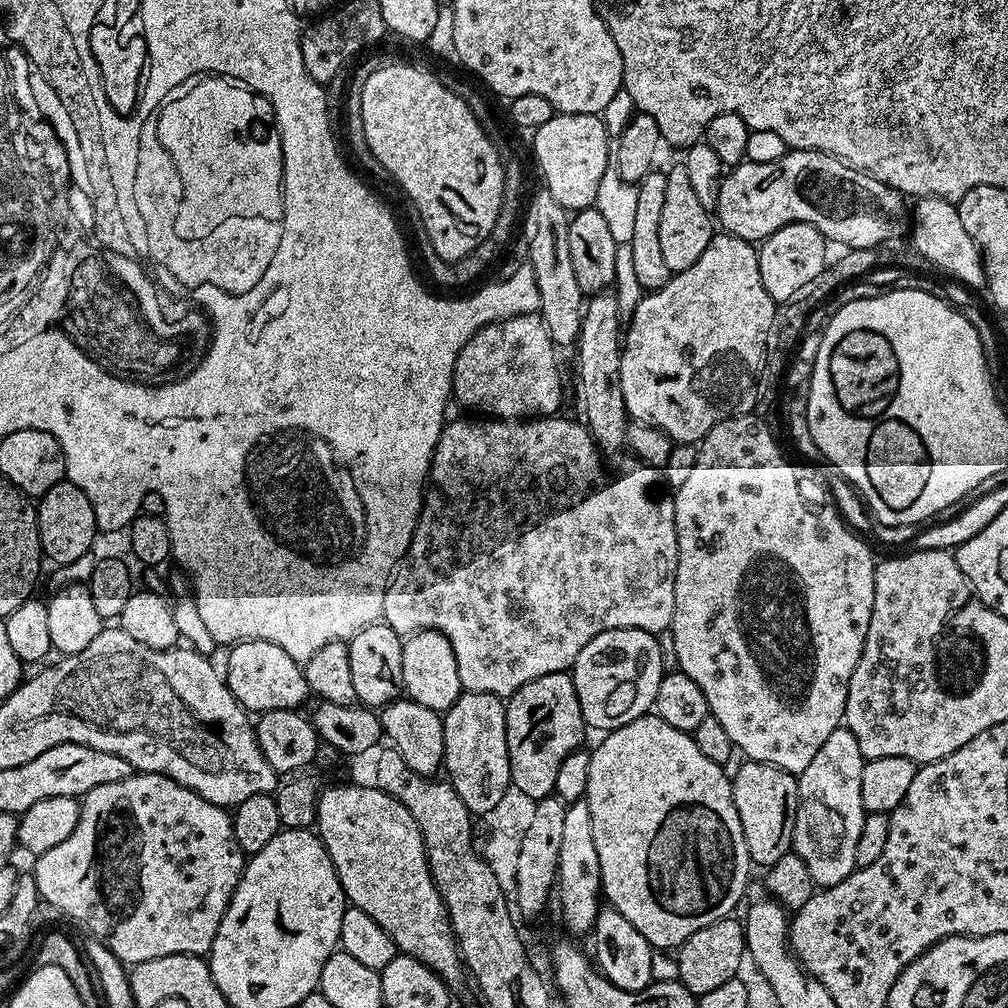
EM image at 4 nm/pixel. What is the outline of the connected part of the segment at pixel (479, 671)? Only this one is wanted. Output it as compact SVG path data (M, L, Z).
M557 414L557 415L554 415L554 416L545 416L545 417L543 417L543 418L486 418L486 419L483 419L483 420L481 420L481 421L482 421L482 422L476 422L476 421L474 421L474 420L477 420L477 419L474 419L474 418L468 418L468 419L472 419L472 420L456 420L456 421L454 421L454 422L452 422L452 421L449 421L449 422L448 422L448 423L445 423L445 426L444 426L444 430L443 430L443 432L442 432L442 434L441 434L441 435L440 435L440 436L439 436L439 440L438 440L438 446L436 446L436 447L435 447L435 453L434 453L434 455L433 455L433 456L432 456L432 464L431 464L431 466L430 466L430 468L429 468L429 481L430 481L430 483L429 483L429 486L428 486L428 487L427 487L427 490L426 490L426 491L425 491L425 495L424 495L424 502L423 502L423 504L421 504L421 510L420 510L420 516L419 516L419 520L418 520L418 522L417 522L417 523L416 523L416 524L415 524L415 530L414 530L414 534L413 534L413 535L412 535L412 536L411 536L411 542L410 542L410 546L409 546L409 547L408 547L408 549L407 549L407 550L406 550L406 554L405 554L405 555L404 555L404 557L402 557L402 558L401 558L401 560L400 560L400 562L399 562L399 564L397 564L397 565L396 565L396 570L395 570L395 572L393 572L393 574L392 574L392 579L391 579L391 580L389 580L389 581L388 581L388 589L387 589L387 590L386 590L386 598L385 598L385 599L384 599L384 614L383 614L383 617L382 617L382 620L383 620L383 623L385 623L385 624L389 624L389 625L390 625L390 626L391 626L391 628L393 628L393 629L394 629L394 631L396 631L396 632L397 632L397 633L398 633L398 635L399 635L399 636L401 636L401 638L407 638L407 637L410 637L410 636L412 636L412 635L413 635L413 634L414 634L414 633L415 633L415 632L425 632L425 631L426 631L426 630L434 630L434 631L435 631L435 632L441 632L441 633L442 633L442 635L443 635L443 636L444 636L444 637L445 637L445 638L447 638L447 639L448 639L448 641L449 641L449 642L450 642L450 646L451 646L451 647L452 647L452 649L453 649L453 650L454 650L454 658L455 658L455 659L456 659L456 661L457 661L457 662L458 662L458 678L459 678L459 679L460 679L460 687L461 687L461 689L463 689L463 691L466 691L466 692L481 692L481 693L482 693L482 694L494 694L494 695L495 695L495 696L498 696L498 697L501 697L501 698L507 698L507 697L509 697L509 696L512 696L512 695L514 695L514 694L515 694L515 692L516 692L516 691L518 691L518 689L519 689L519 688L521 688L521 687L522 687L522 686L526 686L526 682L534 682L534 678L542 678L542 677L543 677L543 676L545 676L545 675L546 675L546 674L554 674L554 673L555 673L555 672L568 672L568 671L569 671L569 669L571 669L571 666L572 666L572 664L573 664L573 663L574 663L574 661L576 661L576 659L577 659L577 658L578 658L578 654L579 654L579 653L580 653L580 651L581 651L581 650L582 650L582 646L586 646L586 642L590 642L590 641L591 641L591 640L592 640L592 639L593 639L593 638L594 638L594 637L595 637L595 636L597 636L597 635L598 635L598 634L602 634L602 633L603 633L603 632L605 632L605 631L606 631L606 630L618 630L618 629L619 629L619 628L637 628L637 629L638 629L638 630L646 630L646 631L647 631L647 632L651 632L651 633L653 633L653 634L661 634L661 633L660 633L660 632L664 632L664 633L667 633L667 632L668 632L668 631L669 631L669 629L671 629L671 626L672 626L672 619L673 619L673 618L674 618L674 578L675 578L675 577L676 577L676 567L677 567L677 566L678 566L678 534L677 534L677 533L676 533L676 527L675 527L675 526L674 526L674 502L673 502L673 501L672 501L672 496L671 496L671 495L670 495L670 492L669 492L669 489L668 489L668 488L667 488L667 487L666 487L666 484L665 484L665 481L664 481L664 480L663 480L663 479L662 479L662 476L661 476L661 473L660 473L660 472L659 472L659 471L657 471L657 469L656 469L656 468L655 468L655 467L652 467L652 466L650 466L650 465L648 465L648 464L645 464L645 463L641 463L641 462L636 462L636 463L634 463L634 464L635 464L635 465L634 465L634 466L633 466L633 468L628 468L628 469L626 469L626 470L625 470L625 472L624 472L624 473L622 473L622 474L621 474L621 476L616 476L616 477L614 477L614 478L613 478L613 480L607 480L607 478L606 478L606 477L604 477L604 464L605 464L605 461L604 461L604 460L603 460L603 459L602 459L602 457L601 457L601 455L600 455L600 450L599 450L599 448L597 448L597 447L596 447L596 443L594 443L594 441L592 441L592 436L591 436L591 435L590 435L590 433L588 433L588 430L587 430L587 428L585 428L585 427L584 427L584 425L583 425L583 423L580 423L580 422L577 422L577 421L576 421L576 424L575 424L575 422L574 422L574 421L572 421L572 420L563 420L563 418L562 418L562 417L563 417L563 415L560 415L560 414Z

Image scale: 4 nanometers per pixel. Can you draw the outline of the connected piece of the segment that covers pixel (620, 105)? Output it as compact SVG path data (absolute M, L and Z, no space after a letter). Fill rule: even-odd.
M622 90L618 94L614 94L614 98L610 98L610 102L606 102L602 113L609 137L620 136L620 141L617 144L615 141L614 167L609 166L606 174L602 174L602 182L598 186L594 207L600 211L602 218L606 218L606 226L610 226L610 230L617 234L631 233L634 226L634 214L638 211L636 183L643 180L646 173L653 171L655 164L652 163L656 160L656 147L661 147L662 144L658 122L654 122L654 118L650 118L650 114L636 111L637 106L630 98L630 94ZM632 112L636 112L633 120Z

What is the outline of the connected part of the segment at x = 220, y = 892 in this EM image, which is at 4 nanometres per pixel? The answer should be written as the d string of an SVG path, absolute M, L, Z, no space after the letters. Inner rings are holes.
M136 772L122 778L122 782L106 782L94 786L80 800L80 817L78 826L74 826L74 834L66 838L66 842L54 846L54 850L46 850L35 857L36 885L40 891L41 901L60 912L65 912L72 920L77 920L84 928L89 928L91 935L105 944L125 965L150 962L150 958L166 958L166 954L190 954L204 956L211 953L212 943L218 934L218 926L228 909L230 898L244 873L246 854L238 846L234 838L234 826L231 815L221 805L210 802L199 796L194 790L174 782L168 776L157 772Z

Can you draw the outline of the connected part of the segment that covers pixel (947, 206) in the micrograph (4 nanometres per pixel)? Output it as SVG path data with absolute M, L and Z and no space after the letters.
M925 196L915 201L916 209L910 212L910 228L912 224L911 247L922 254L929 265L941 268L948 276L961 280L968 288L985 287L984 257L980 248L970 238L966 226L962 226L959 207L951 200L943 200L937 196Z

